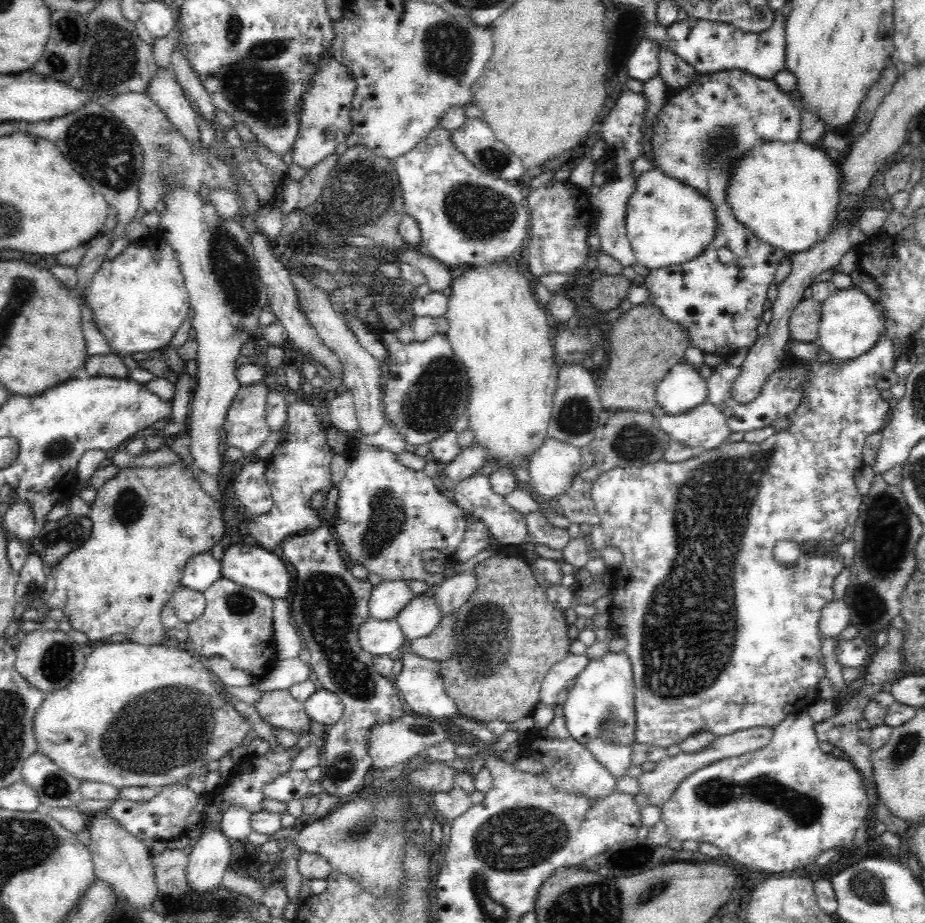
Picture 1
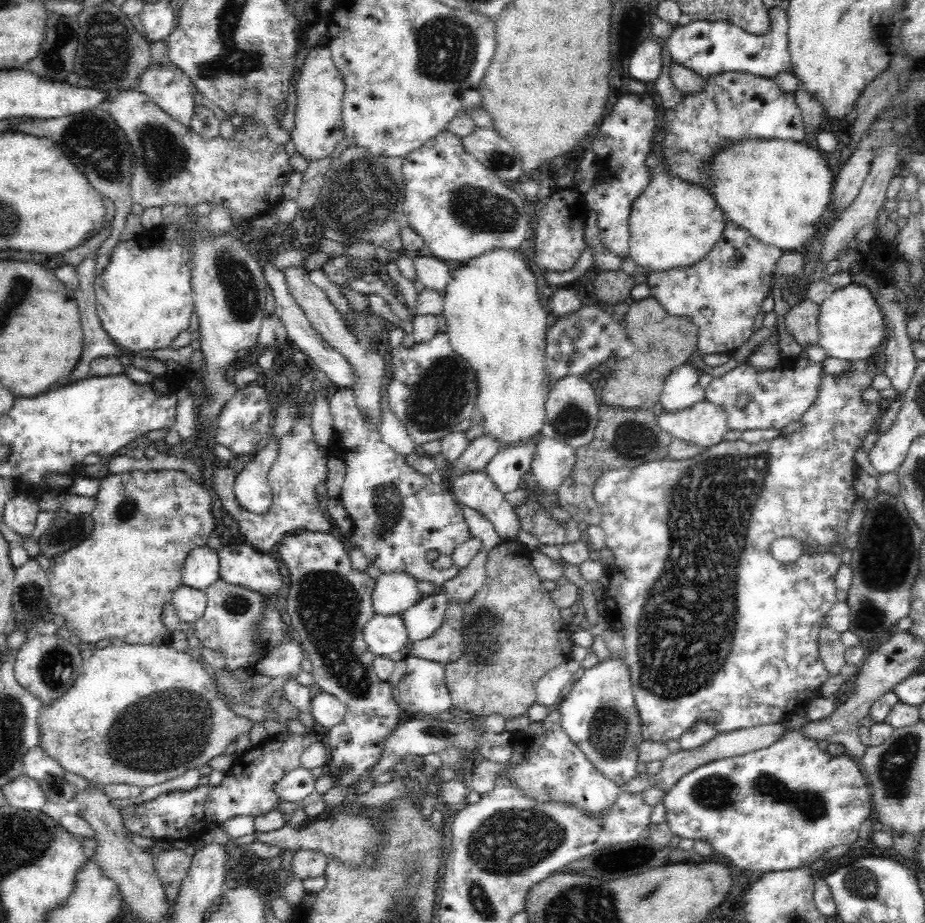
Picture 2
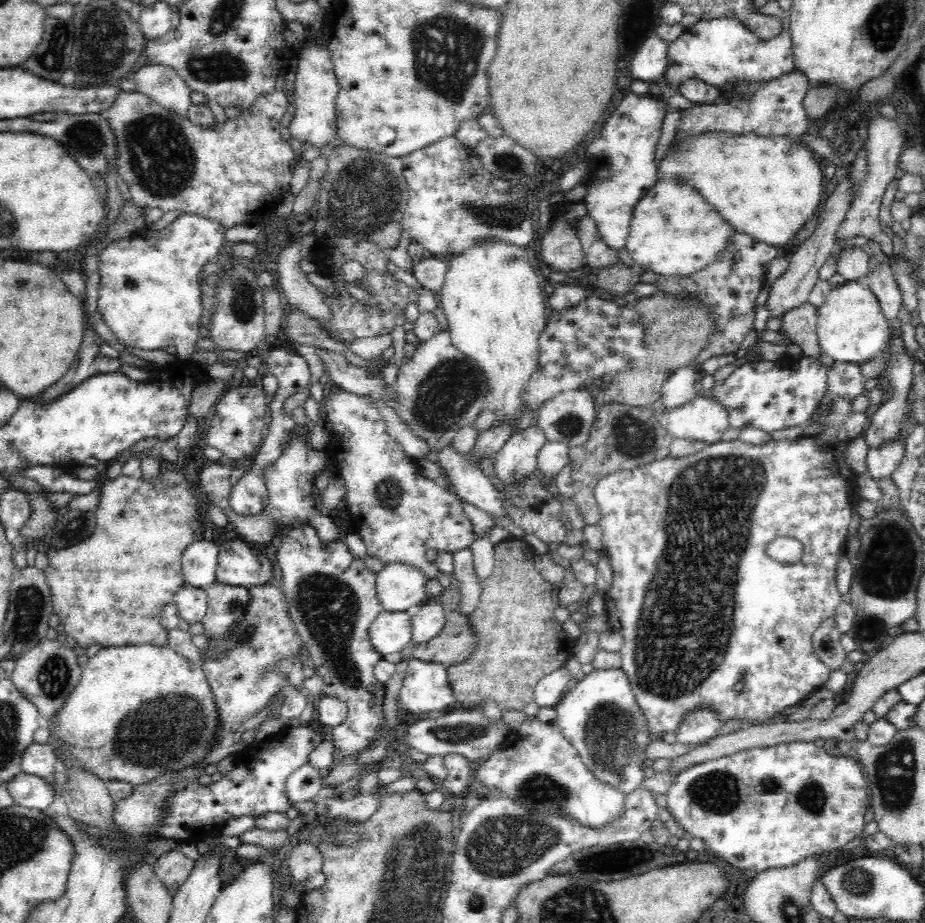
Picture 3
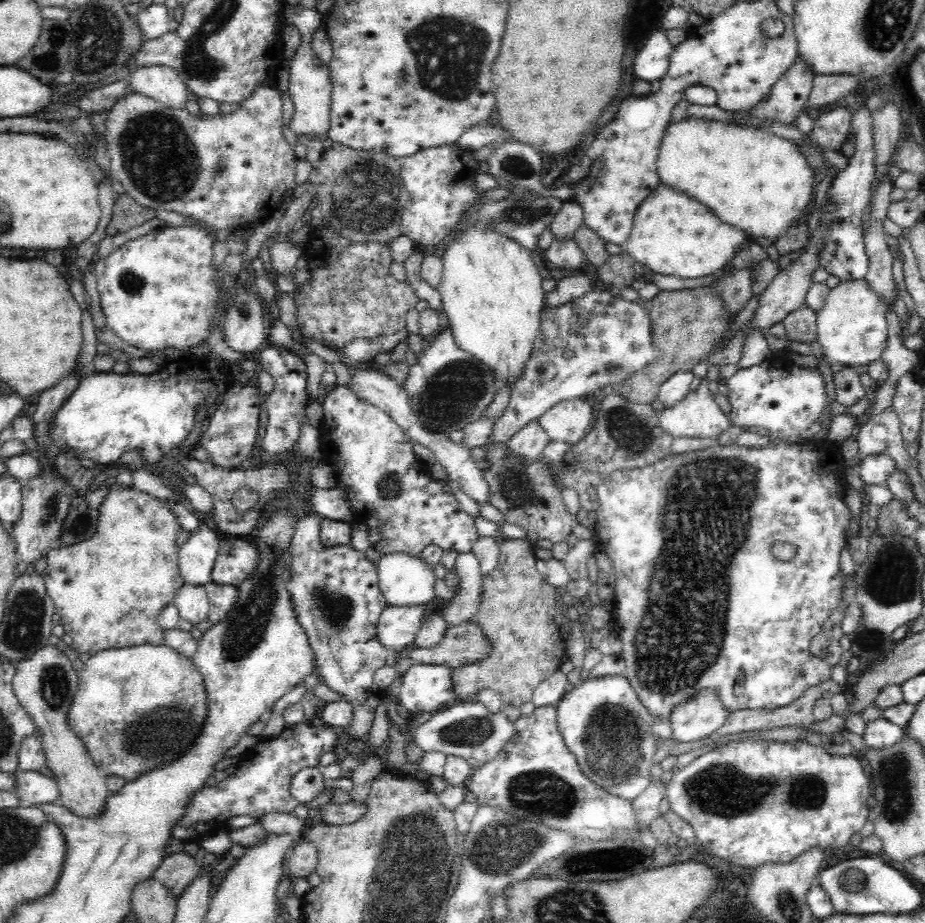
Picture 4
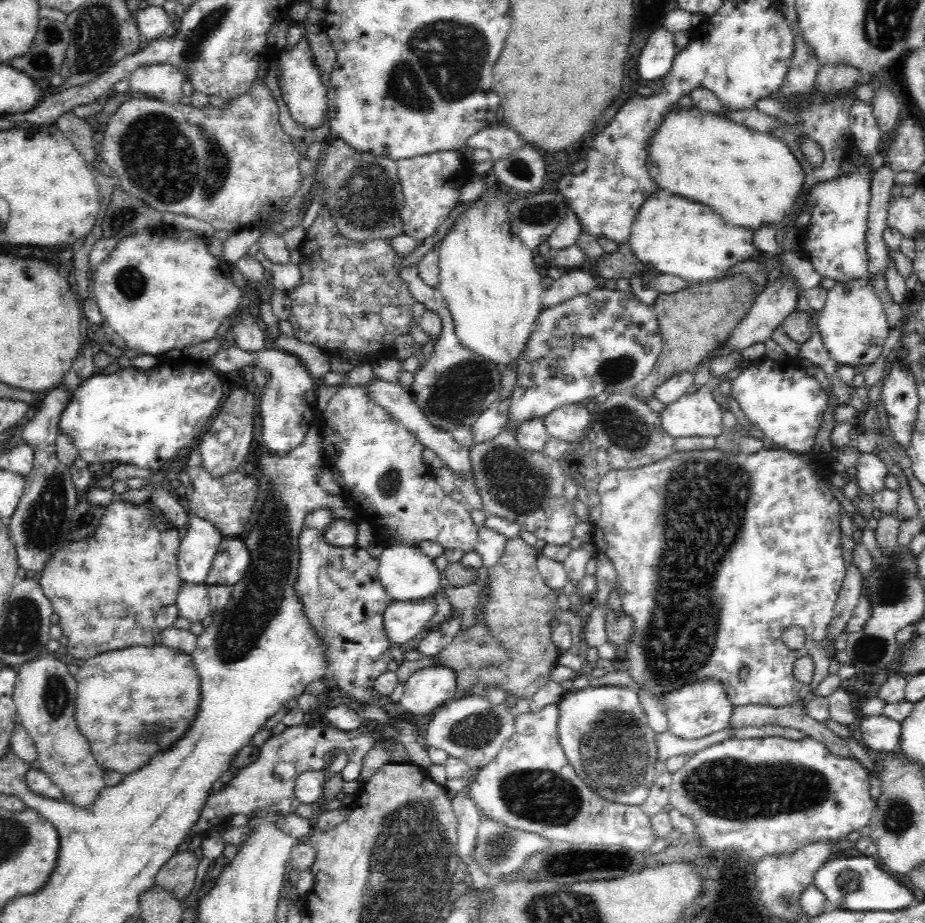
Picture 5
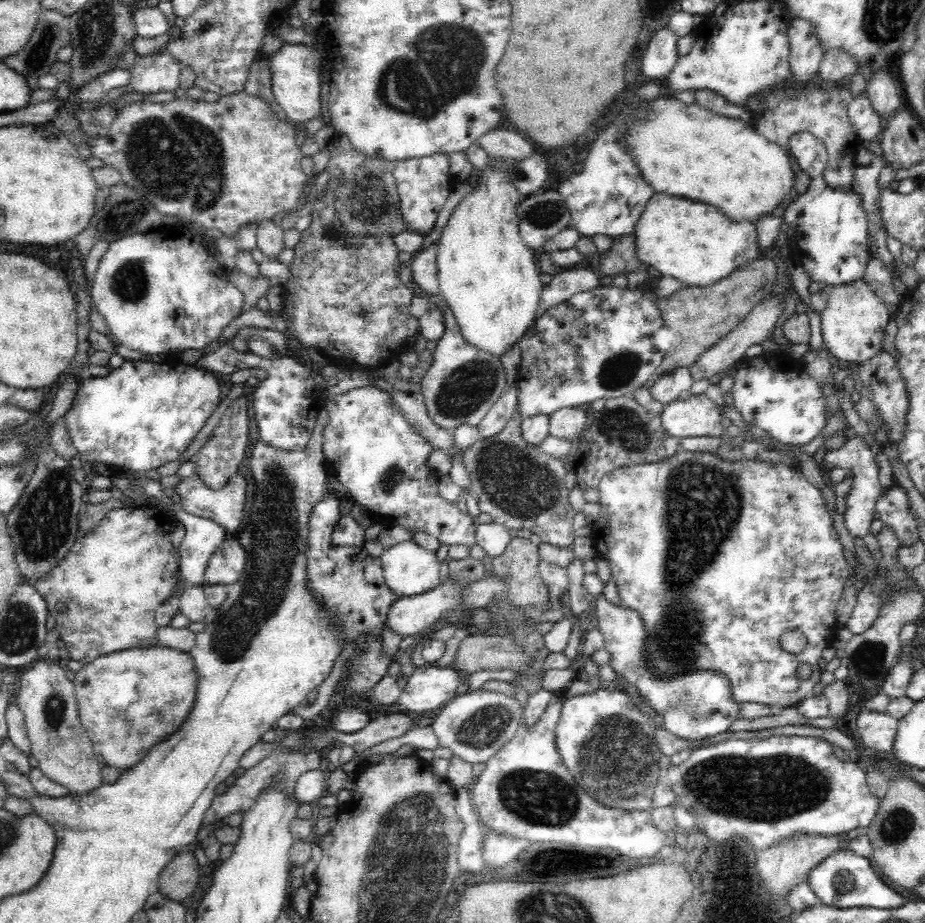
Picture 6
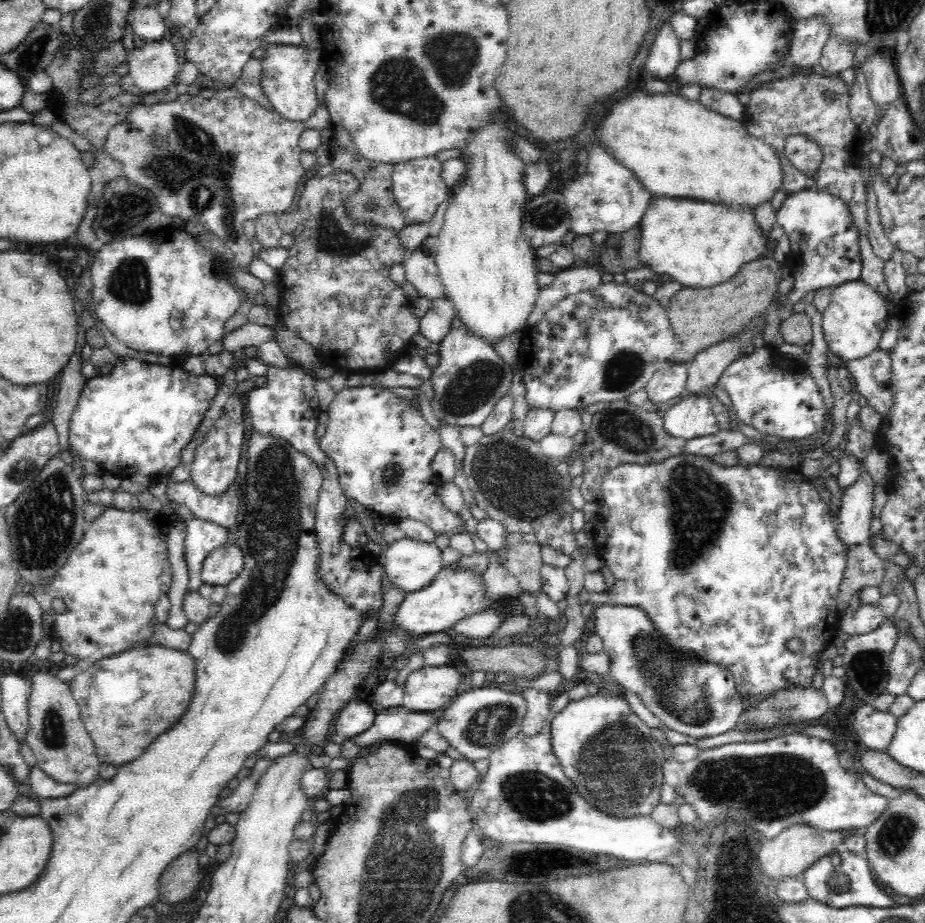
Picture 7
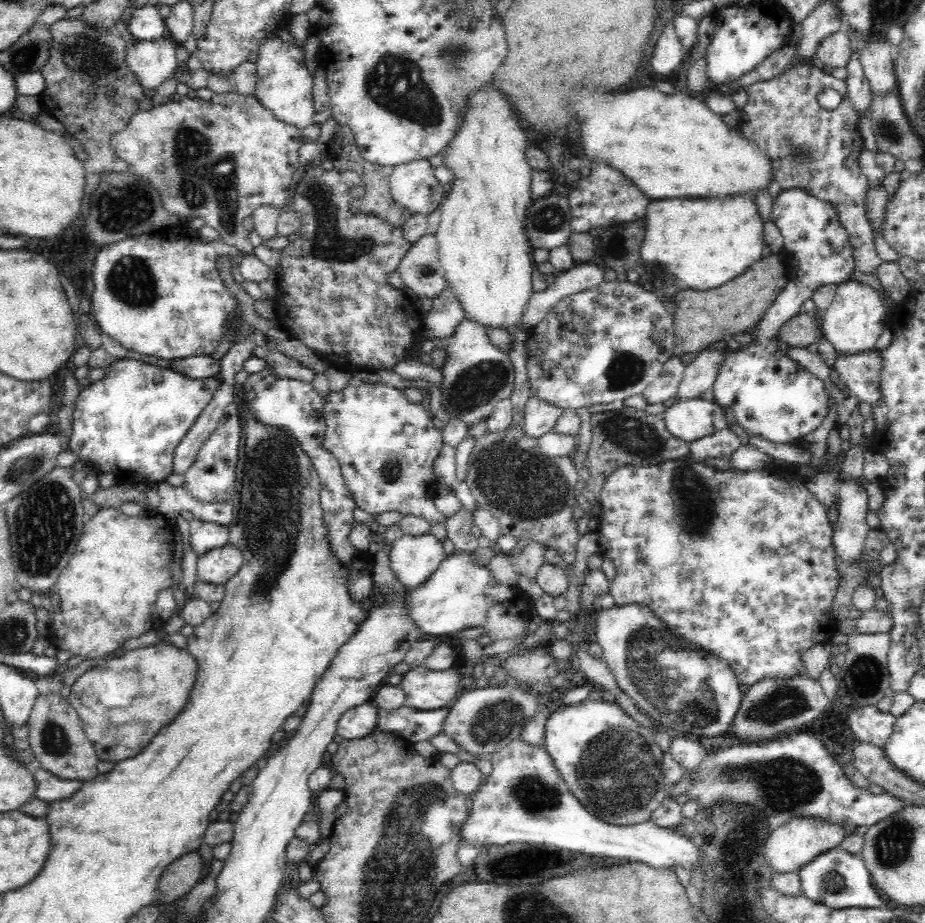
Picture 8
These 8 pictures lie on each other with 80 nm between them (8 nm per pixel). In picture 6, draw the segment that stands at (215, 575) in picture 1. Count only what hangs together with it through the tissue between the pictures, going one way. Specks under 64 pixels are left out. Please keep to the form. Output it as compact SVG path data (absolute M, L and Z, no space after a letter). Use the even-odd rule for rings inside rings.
M182 506L173 507L173 513L170 516L170 521L178 520L184 524L186 533L180 546L180 561L179 571L185 582L195 587L201 587L204 582L204 572L208 558L212 556L212 552L218 548L228 537L226 531L216 522L192 516L188 514Z

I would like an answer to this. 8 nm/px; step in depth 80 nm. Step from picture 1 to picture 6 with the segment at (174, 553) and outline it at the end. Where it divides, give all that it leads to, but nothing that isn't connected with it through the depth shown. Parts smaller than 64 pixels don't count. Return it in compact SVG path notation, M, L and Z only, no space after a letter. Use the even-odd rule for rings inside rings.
M128 507L118 508L118 510L110 510L106 516L102 518L102 522L98 522L98 526L94 530L90 530L88 536L78 538L77 542L72 547L72 552L68 552L68 556L62 559L62 562L53 568L48 574L39 577L34 581L33 587L46 601L47 615L55 616L55 627L58 631L60 639L64 641L65 650L70 653L71 660L78 660L82 664L87 665L96 657L107 655L108 653L123 651L131 648L150 648L157 645L156 632L159 626L155 623L155 611L160 607L164 600L168 600L172 596L172 588L176 586L176 578L178 578L178 562L172 554L172 546L168 544L168 534L164 530L158 530L158 524L148 524L148 514L146 510L128 510ZM62 600L66 602L68 612L66 614L59 614L54 609L56 602Z

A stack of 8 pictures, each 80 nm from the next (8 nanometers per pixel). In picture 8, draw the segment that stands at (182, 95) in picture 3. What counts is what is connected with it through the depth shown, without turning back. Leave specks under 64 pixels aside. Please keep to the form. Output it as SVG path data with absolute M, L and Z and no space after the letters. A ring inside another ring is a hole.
M167 37L156 40L138 40L127 48L126 62L129 69L137 76L137 79L145 88L158 88L165 80L174 74L174 68L178 64L176 57L177 46Z

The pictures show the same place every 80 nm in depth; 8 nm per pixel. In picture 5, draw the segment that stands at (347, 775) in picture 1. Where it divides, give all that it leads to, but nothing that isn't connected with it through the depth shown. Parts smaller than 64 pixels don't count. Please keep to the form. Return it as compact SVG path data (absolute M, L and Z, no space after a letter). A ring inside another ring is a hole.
M322 506L305 516L303 529L297 540L299 542L299 569L295 591L304 606L304 613L316 635L323 640L323 658L325 658L325 673L323 681L327 680L332 691L343 691L352 694L362 702L372 702L379 698L374 690L376 679L388 671L388 663L392 660L388 651L389 639L385 634L384 612L394 602L386 592L379 577L379 559L369 555L358 546L335 547L326 540L326 529L336 520L332 507Z

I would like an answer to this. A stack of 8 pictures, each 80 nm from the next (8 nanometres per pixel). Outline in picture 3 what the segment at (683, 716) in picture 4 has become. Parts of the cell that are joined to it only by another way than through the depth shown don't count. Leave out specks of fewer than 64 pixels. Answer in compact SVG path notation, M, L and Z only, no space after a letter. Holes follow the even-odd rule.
M708 706L690 708L684 712L676 730L676 742L680 744L700 744L708 738L716 736L716 732L722 728L722 720Z

